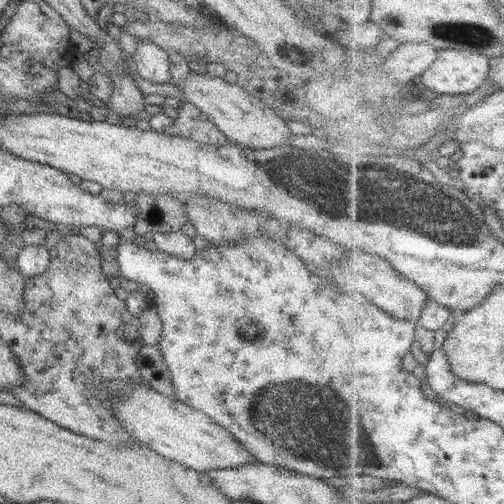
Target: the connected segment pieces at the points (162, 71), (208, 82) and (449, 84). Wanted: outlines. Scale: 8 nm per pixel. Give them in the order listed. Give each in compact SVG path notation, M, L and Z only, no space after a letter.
M137 42L131 53L137 74L151 83L163 84L169 81L170 64L167 52L149 42Z
M193 72L179 86L185 102L193 104L225 135L228 140L239 147L249 149L268 149L289 145L293 135L280 117L261 99L247 93L237 83L229 84L221 78L209 76L207 73L195 75Z
M439 50L437 60L423 74L423 82L439 96L462 97L487 84L491 70L489 60L490 57L476 50Z

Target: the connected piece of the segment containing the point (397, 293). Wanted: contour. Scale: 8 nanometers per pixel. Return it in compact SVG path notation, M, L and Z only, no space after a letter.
M357 250L345 252L345 258L341 260L341 264L335 264L335 266L331 264L329 270L333 270L333 280L337 282L337 286L343 292L351 292L351 294L359 292L359 294L366 295L381 310L403 320L418 322L425 304L431 299L424 289L413 284L413 281L408 277L399 274L387 260L373 256L373 254L365 254L361 250L359 252Z

